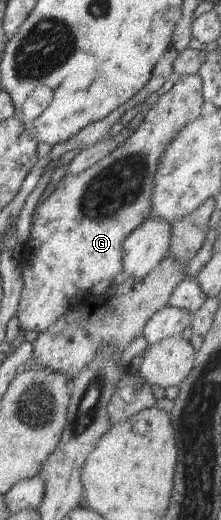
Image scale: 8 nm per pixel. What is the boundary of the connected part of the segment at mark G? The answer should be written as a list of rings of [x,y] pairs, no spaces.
[[[197,75],[175,77],[166,87],[164,94],[156,100],[150,111],[124,146],[118,146],[111,155],[104,158],[92,169],[80,175],[64,176],[48,200],[37,210],[33,217],[32,232],[24,248],[22,258],[18,259],[23,279],[23,290],[16,316],[24,331],[39,334],[48,330],[69,310],[74,303],[71,299],[78,290],[90,292],[94,284],[101,280],[115,280],[123,271],[122,246],[124,240],[138,226],[151,218],[151,199],[155,175],[160,158],[168,144],[176,137],[181,128],[201,115],[203,105],[203,81]]]

